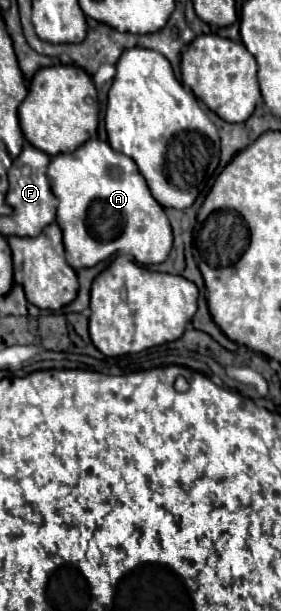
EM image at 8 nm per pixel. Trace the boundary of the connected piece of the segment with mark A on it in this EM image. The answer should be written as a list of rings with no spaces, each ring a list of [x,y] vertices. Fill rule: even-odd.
[[[87,140],[79,150],[71,154],[57,154],[51,158],[49,164],[49,178],[53,194],[59,198],[57,206],[57,222],[63,230],[63,244],[65,244],[65,258],[71,268],[89,268],[97,262],[113,256],[125,254],[135,258],[139,264],[159,264],[167,258],[173,246],[173,234],[165,210],[157,204],[151,196],[145,178],[137,170],[135,162],[115,150],[107,142],[101,140]],[[117,166],[121,170],[121,178],[111,178],[109,168]]]

